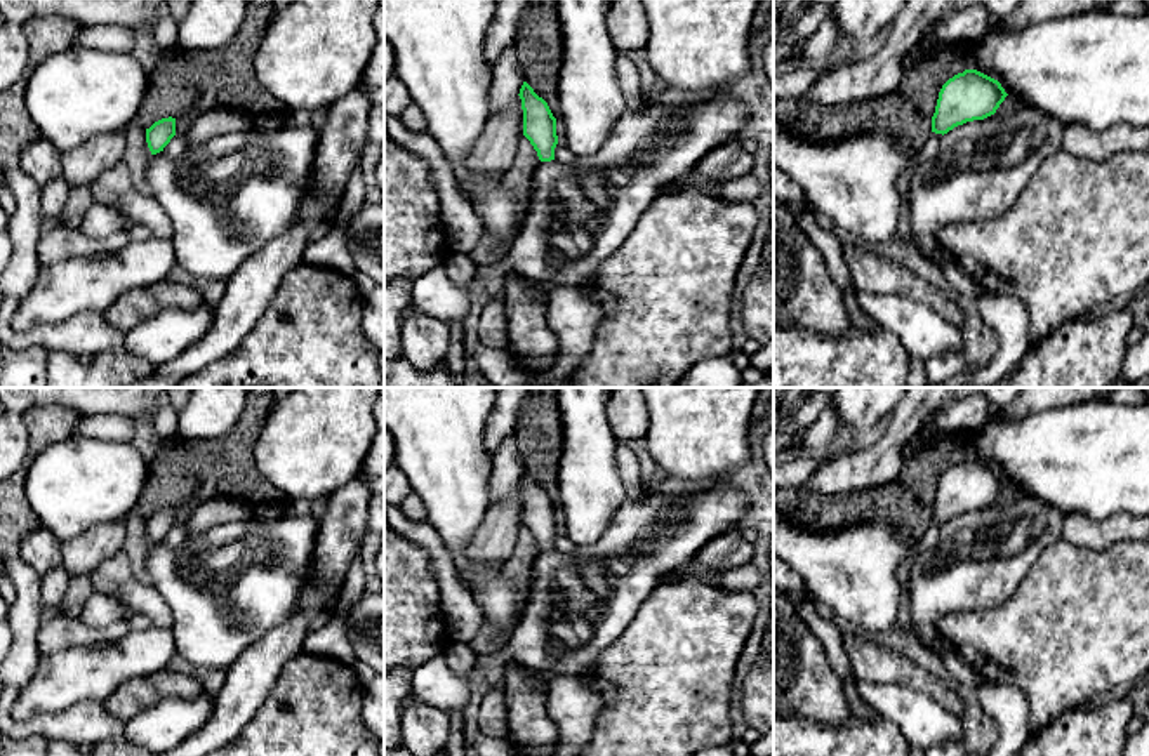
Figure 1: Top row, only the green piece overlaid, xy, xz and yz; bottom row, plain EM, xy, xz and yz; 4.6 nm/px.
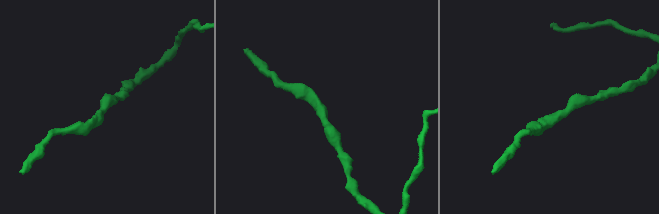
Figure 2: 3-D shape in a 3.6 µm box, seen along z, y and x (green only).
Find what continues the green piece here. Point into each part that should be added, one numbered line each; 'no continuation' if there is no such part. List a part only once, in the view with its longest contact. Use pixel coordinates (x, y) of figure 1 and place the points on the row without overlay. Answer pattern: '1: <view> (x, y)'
no continuation

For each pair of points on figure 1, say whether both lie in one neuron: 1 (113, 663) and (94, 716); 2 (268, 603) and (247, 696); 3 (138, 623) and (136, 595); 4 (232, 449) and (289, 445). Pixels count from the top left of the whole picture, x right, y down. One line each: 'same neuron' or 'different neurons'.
1: different neurons
2: different neurons
3: different neurons
4: different neurons

